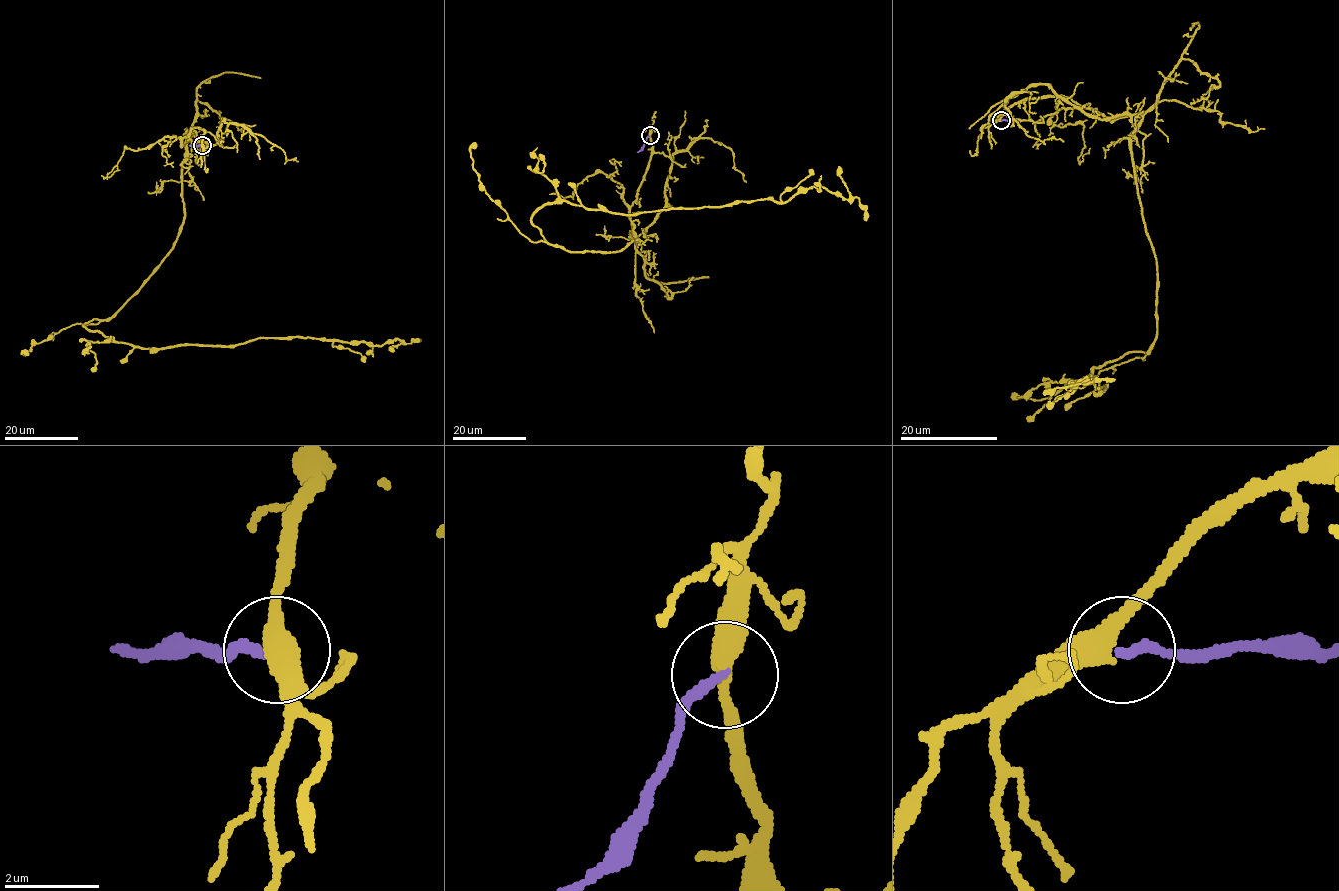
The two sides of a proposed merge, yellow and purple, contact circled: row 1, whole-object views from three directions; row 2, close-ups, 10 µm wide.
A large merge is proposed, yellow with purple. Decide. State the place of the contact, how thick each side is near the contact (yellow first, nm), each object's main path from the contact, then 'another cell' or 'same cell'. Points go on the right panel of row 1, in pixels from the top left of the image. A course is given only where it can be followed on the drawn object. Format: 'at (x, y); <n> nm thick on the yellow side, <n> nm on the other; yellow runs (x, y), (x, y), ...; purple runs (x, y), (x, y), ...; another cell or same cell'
at (1001, 120); 400 nm thick on the yellow side, 200 nm on the other; yellow runs (1000, 120), (1045, 96), (1142, 117), (1131, 155), (1157, 338), (1094, 367), (1100, 391), (1089, 376), (1043, 393); purple runs (1001, 120), (1023, 120); another cell

